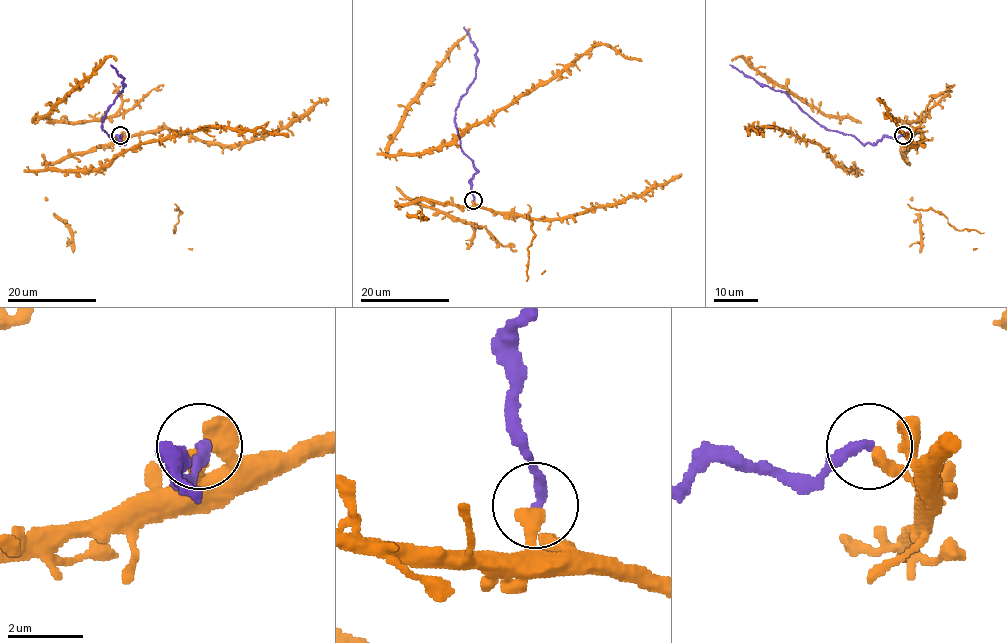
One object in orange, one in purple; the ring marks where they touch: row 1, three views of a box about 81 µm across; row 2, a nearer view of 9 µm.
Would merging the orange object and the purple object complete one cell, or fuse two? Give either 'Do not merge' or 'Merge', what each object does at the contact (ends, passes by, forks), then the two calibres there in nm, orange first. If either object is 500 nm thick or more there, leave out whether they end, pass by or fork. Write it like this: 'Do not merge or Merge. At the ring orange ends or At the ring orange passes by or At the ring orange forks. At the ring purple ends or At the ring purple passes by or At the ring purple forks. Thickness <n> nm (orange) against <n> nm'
Do not merge. At the ring orange ends. At the ring purple ends. Thickness 420 nm (orange) against 280 nm

